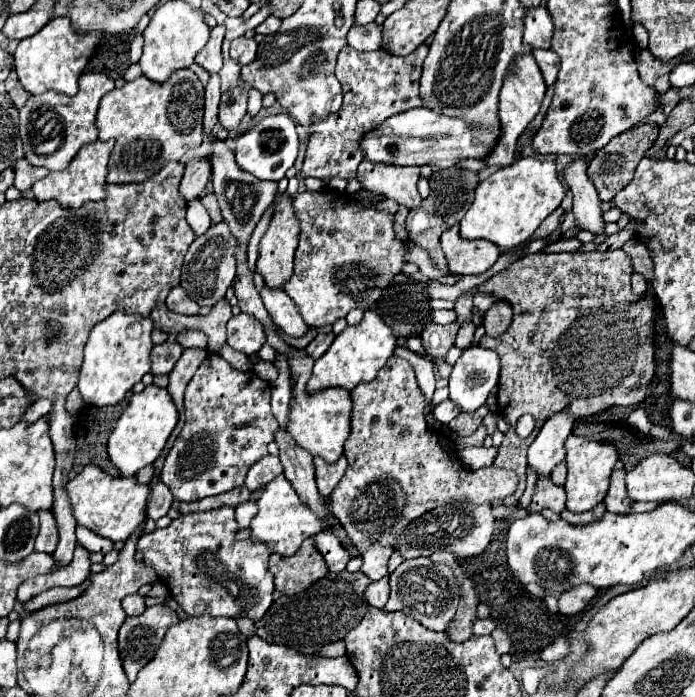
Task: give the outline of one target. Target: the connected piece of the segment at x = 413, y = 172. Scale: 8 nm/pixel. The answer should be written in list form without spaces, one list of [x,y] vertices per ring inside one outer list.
[[[363,160],[357,170],[357,180],[361,182],[363,190],[391,198],[409,210],[421,204],[421,196],[417,192],[419,176],[421,172],[417,166],[403,168],[403,166],[373,164],[367,160]]]

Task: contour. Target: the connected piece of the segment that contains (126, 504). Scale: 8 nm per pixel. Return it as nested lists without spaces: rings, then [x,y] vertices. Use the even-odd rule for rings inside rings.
[[[85,466],[81,474],[65,486],[73,516],[79,526],[89,528],[91,532],[109,538],[113,542],[127,540],[129,534],[145,520],[145,500],[147,500],[147,486],[137,484],[135,478],[113,478],[99,470],[97,466]]]

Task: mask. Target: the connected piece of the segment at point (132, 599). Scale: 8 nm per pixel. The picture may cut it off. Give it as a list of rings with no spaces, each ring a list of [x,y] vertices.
[[[139,594],[125,596],[125,598],[121,600],[121,604],[123,604],[123,610],[127,612],[127,616],[139,616],[139,614],[145,610],[143,596],[139,596]]]

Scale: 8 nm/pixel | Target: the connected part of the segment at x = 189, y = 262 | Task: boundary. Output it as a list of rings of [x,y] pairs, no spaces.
[[[225,220],[219,224],[213,224],[203,236],[197,236],[189,246],[181,268],[181,284],[183,284],[183,290],[199,306],[215,306],[219,300],[225,298],[227,288],[233,284],[237,276],[235,248],[239,248],[239,244],[235,244],[235,236],[231,236]]]

